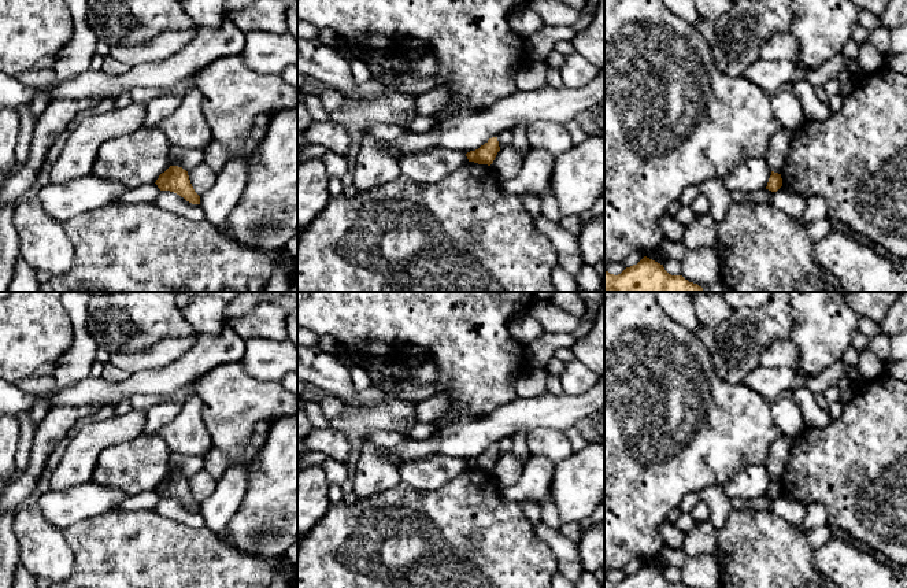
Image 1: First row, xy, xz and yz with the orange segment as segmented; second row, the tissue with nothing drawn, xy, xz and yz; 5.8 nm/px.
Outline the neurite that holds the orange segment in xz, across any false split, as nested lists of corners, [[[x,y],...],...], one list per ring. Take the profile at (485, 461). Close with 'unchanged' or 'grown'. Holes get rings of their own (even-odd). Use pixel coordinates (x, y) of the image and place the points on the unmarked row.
[[[492,444],[478,456],[467,459],[466,463],[469,469],[490,473],[499,458],[500,454],[499,454],[497,444]]] | unchanged

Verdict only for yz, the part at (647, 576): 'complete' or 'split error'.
complete

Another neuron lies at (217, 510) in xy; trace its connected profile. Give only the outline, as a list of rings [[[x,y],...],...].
[[[229,467],[216,481],[216,488],[200,504],[206,526],[219,539],[230,540],[230,521],[237,514],[248,489],[248,476],[241,467]]]

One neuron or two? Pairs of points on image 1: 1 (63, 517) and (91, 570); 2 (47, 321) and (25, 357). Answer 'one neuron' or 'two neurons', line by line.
1: two neurons
2: one neuron

